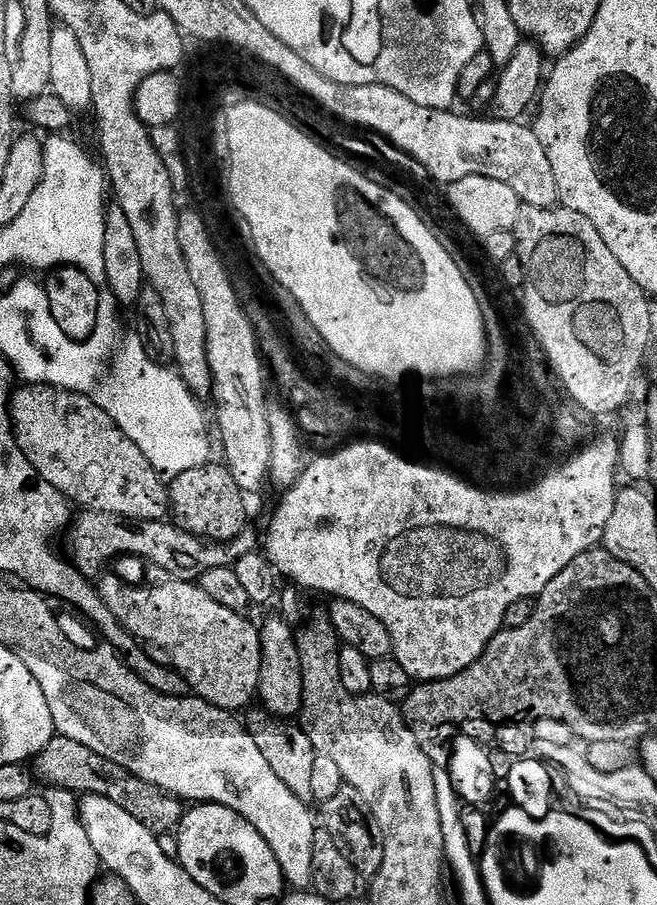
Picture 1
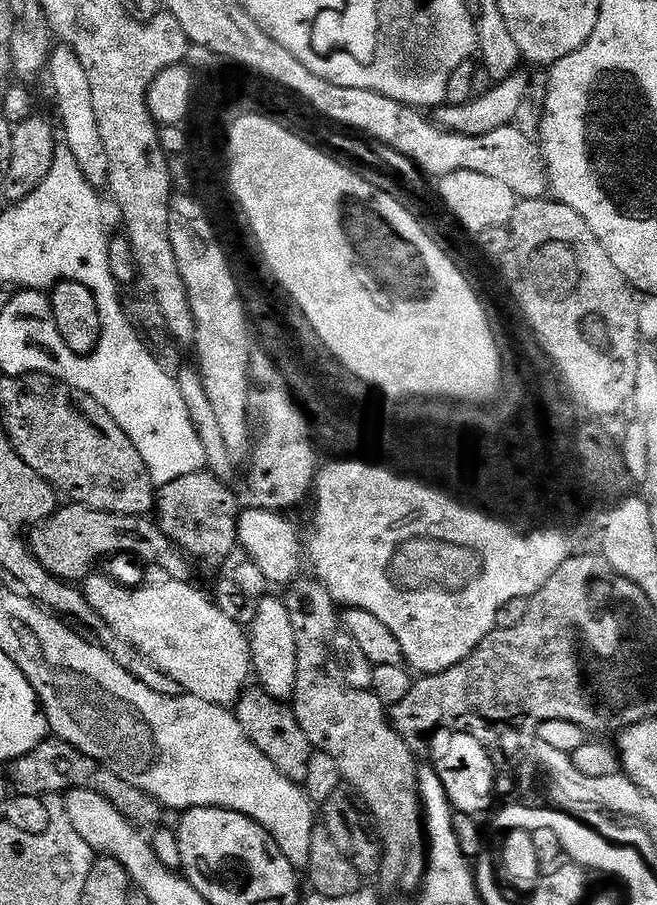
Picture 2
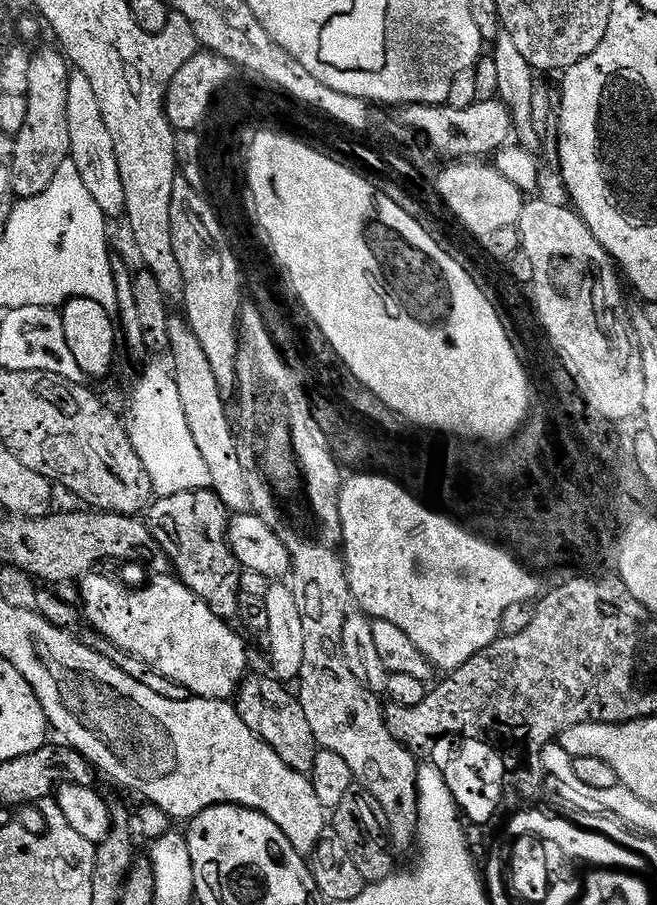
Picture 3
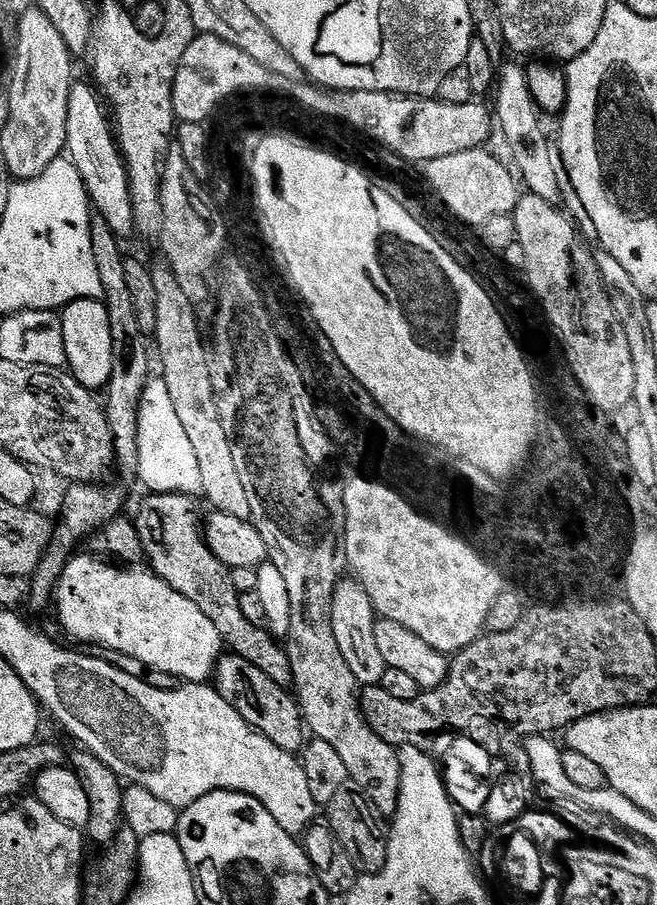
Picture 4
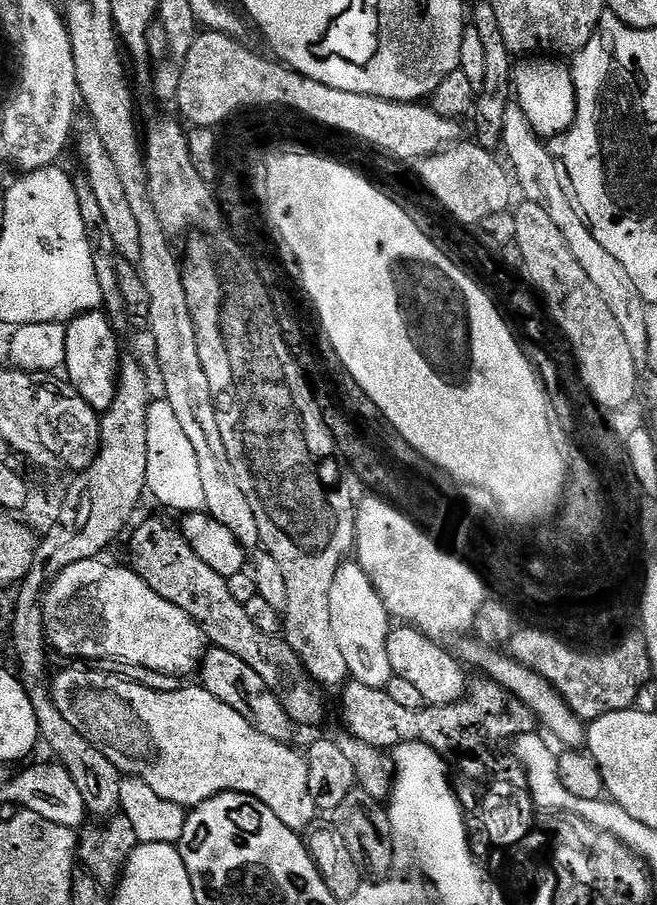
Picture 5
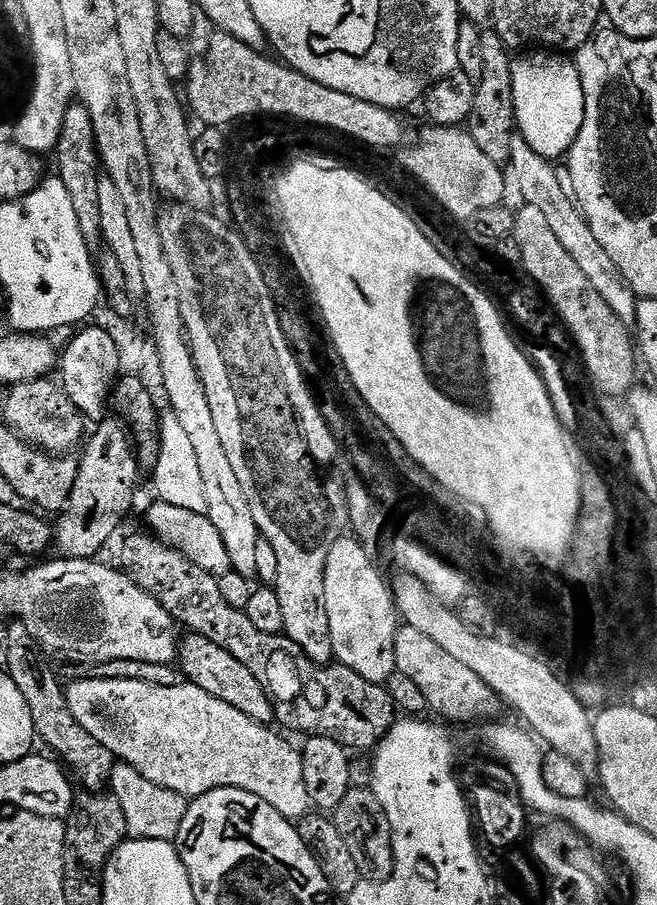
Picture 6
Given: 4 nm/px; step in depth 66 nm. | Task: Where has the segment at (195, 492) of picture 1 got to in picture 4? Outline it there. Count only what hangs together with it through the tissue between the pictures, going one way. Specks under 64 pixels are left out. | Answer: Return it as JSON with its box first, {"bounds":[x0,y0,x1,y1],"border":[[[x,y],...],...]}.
{"bounds":[134,492,292,685],"border":[[[176,492],[148,494],[145,497],[134,515],[134,523],[150,571],[166,582],[166,586],[182,594],[182,598],[190,598],[190,602],[194,602],[194,606],[198,606],[198,610],[214,622],[214,630],[218,630],[221,641],[227,647],[229,644],[235,655],[246,658],[250,666],[258,666],[258,670],[272,680],[287,685],[292,675],[287,651],[276,645],[279,643],[267,627],[257,622],[246,622],[246,614],[240,605],[241,593],[234,590],[232,569],[226,567],[204,541],[202,516],[196,513],[197,501]]]}

